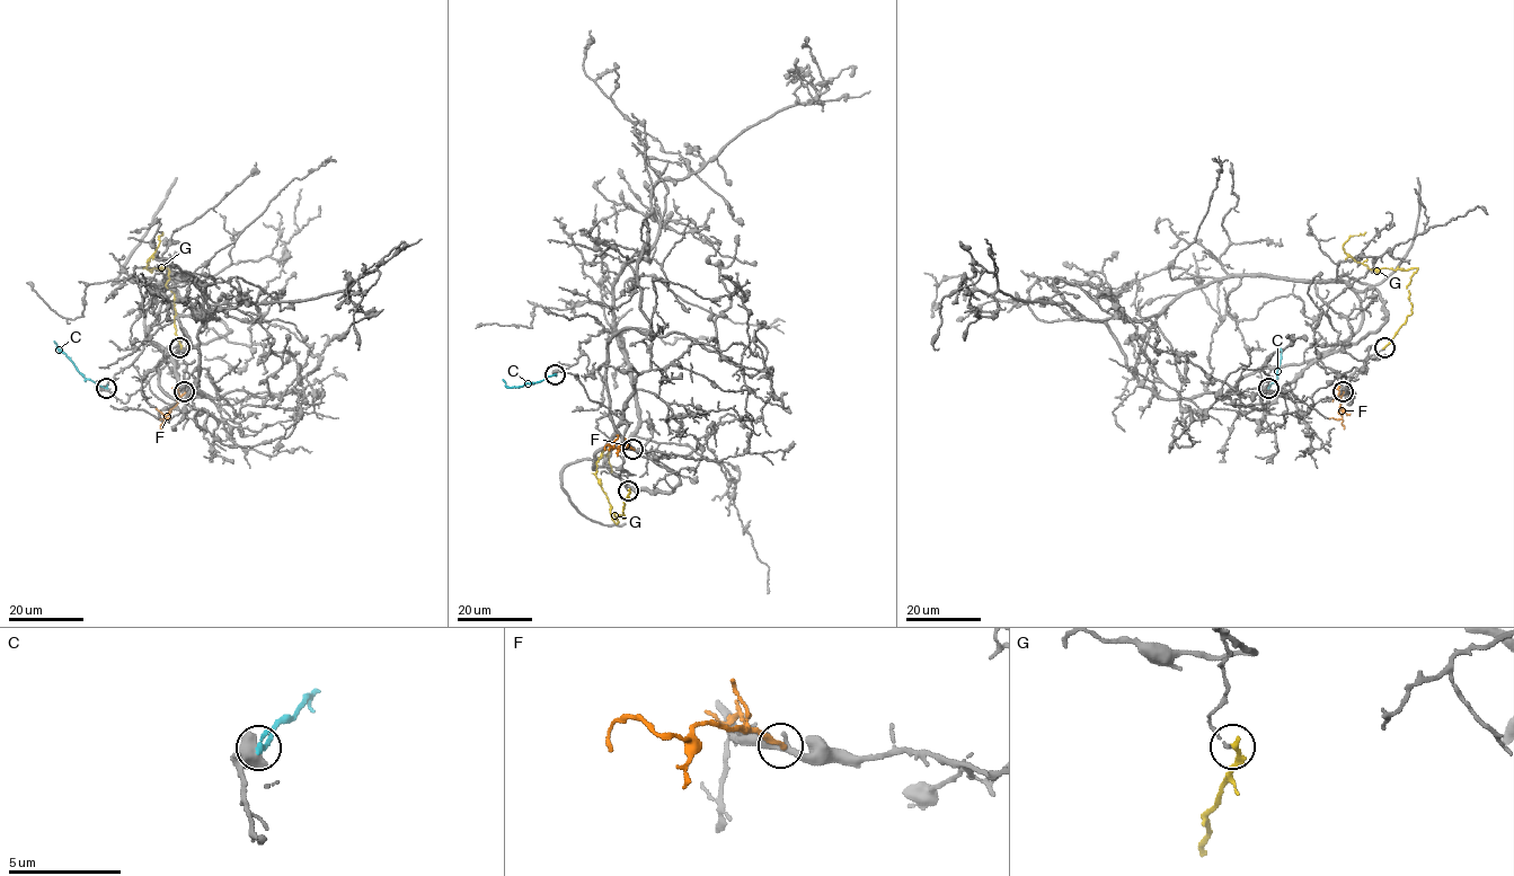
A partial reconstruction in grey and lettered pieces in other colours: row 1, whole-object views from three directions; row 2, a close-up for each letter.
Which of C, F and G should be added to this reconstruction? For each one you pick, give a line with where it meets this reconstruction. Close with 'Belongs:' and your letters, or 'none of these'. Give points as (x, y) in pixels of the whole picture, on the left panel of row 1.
Belongs: none of these

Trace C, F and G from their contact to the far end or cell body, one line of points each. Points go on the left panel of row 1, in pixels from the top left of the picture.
C: (106, 387), (86, 379), (53, 342)
F: (184, 391), (167, 419)
G: (179, 347), (174, 323), (174, 294), (166, 283), (169, 271), (145, 267), (161, 232)

